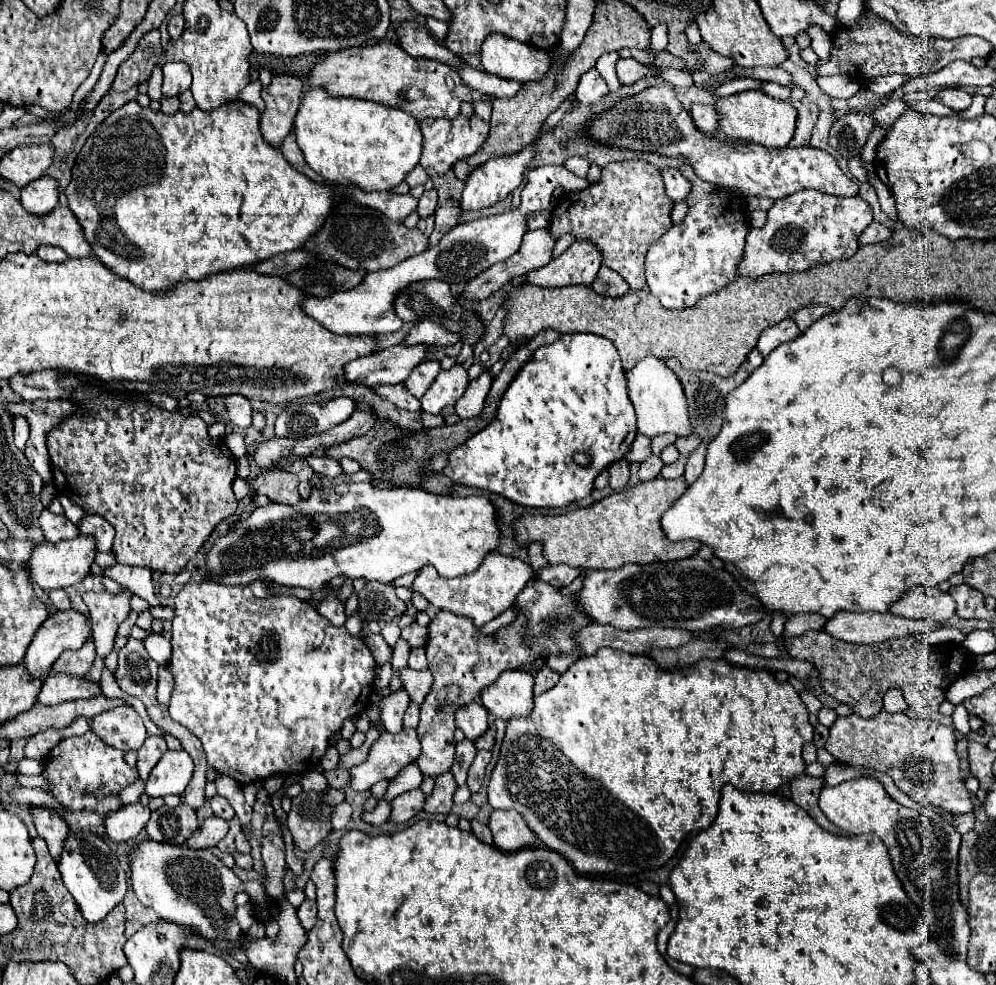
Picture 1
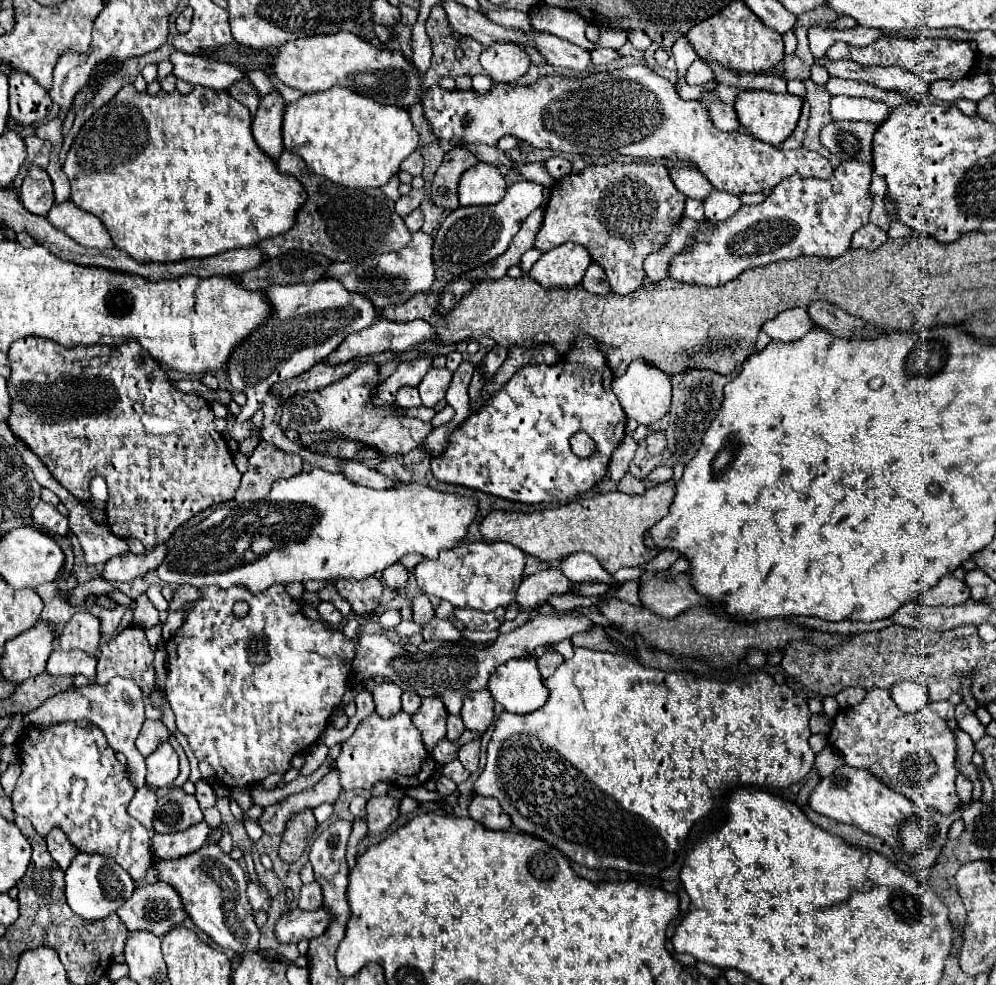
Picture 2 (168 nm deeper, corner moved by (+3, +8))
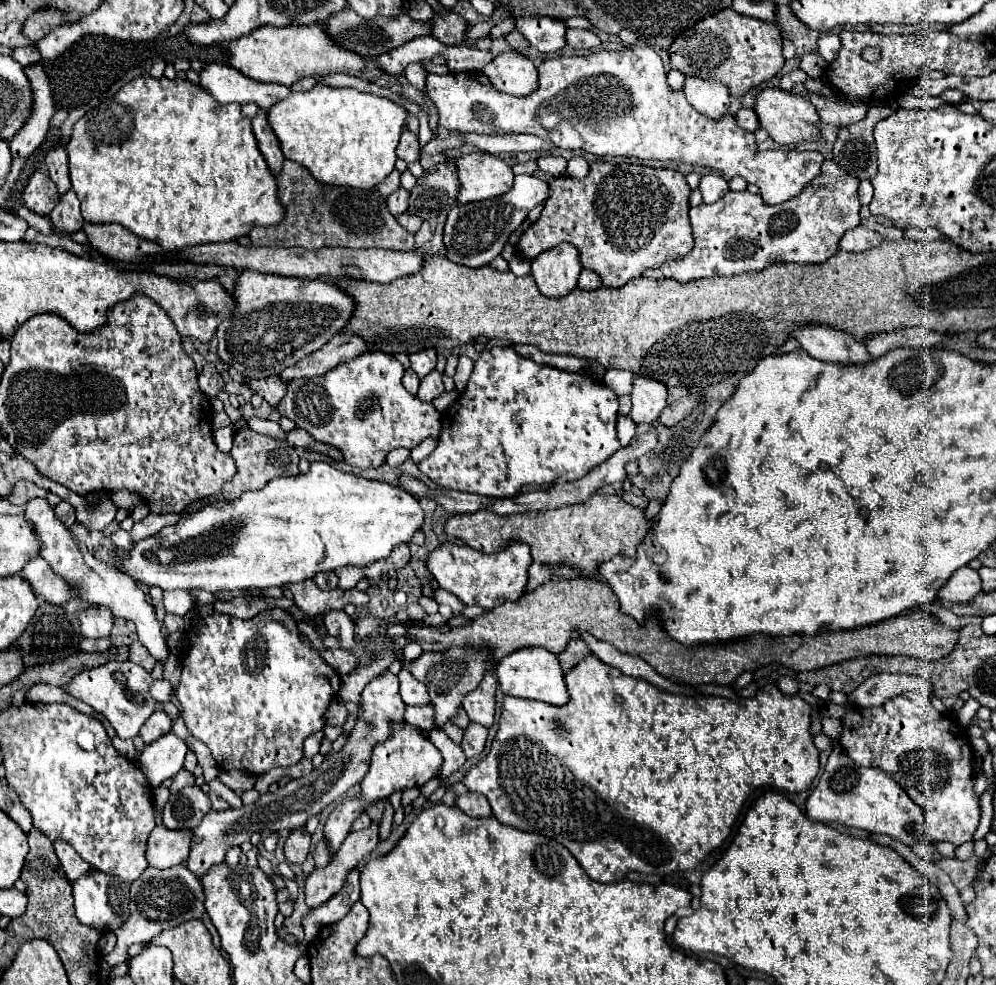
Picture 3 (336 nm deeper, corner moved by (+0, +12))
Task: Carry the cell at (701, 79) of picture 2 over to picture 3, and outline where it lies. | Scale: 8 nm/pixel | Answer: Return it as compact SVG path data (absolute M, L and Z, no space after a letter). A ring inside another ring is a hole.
M690 76L684 82L684 94L696 110L708 114L710 118L720 118L728 110L728 88L718 80L702 80L700 76Z

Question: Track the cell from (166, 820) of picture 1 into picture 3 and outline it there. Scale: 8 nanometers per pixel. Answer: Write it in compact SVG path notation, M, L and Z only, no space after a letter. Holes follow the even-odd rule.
M194 784L182 788L178 794L170 794L162 810L162 820L170 830L194 830L206 812L210 812L210 800Z

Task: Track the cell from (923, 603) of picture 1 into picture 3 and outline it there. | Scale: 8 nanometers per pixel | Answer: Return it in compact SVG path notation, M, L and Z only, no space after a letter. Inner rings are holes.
M968 566L958 568L950 580L938 590L938 600L944 602L954 602L954 604L964 604L970 602L978 592L980 592L980 576L976 570L970 570Z

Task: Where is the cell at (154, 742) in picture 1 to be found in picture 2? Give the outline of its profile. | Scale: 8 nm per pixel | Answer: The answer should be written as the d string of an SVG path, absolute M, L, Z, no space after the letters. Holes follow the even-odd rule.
M145 720L139 736L137 736L137 750L143 756L149 756L159 744L169 740L169 730L161 720Z

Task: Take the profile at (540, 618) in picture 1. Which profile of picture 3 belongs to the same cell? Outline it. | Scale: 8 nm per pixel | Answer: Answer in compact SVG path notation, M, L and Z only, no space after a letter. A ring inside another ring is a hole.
M424 704L424 706L406 706L406 714L404 720L412 726L422 728L424 732L430 732L436 728L436 720L434 720L434 706L432 704Z

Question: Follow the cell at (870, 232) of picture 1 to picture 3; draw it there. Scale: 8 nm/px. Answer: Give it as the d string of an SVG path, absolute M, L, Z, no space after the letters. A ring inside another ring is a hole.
M858 226L858 228L852 228L844 234L840 248L848 250L848 252L864 252L864 250L876 248L882 240L884 238L878 232L866 228L866 226Z

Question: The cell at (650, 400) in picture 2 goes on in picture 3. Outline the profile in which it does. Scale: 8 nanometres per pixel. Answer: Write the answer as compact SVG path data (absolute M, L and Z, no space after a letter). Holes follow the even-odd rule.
M634 374L630 396L632 396L630 418L638 424L654 422L654 420L658 420L660 412L668 404L666 402L668 400L668 386L658 380Z

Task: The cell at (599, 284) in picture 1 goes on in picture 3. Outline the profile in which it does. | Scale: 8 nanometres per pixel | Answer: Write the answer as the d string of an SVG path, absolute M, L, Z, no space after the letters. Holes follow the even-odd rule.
M586 268L580 272L578 288L582 288L582 290L594 290L594 288L600 288L600 286L602 286L602 278L596 272L586 270Z

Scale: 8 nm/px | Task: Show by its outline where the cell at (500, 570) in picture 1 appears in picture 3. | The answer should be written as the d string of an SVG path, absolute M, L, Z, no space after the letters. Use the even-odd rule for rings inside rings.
M510 540L506 550L500 552L478 552L466 544L442 542L436 550L428 554L426 568L430 576L438 582L440 588L456 594L468 606L480 606L484 610L492 610L502 606L504 602L516 602L526 588L528 580L528 566L532 564L528 544Z

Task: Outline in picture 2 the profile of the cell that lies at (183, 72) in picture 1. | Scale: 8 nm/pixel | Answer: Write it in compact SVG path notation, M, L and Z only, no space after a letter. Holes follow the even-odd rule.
M175 52L171 54L171 62L175 66L173 74L185 82L199 84L205 88L211 88L215 92L229 92L229 88L241 80L247 78L241 70L237 70L231 64L209 60L195 54L183 54Z

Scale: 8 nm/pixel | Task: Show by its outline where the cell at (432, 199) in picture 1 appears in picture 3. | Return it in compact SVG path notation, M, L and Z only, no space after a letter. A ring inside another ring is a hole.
M398 188L396 192L392 192L392 194L388 196L388 208L390 208L390 212L392 212L394 216L406 212L406 210L408 210L408 200L410 200L410 192L404 190L404 188Z

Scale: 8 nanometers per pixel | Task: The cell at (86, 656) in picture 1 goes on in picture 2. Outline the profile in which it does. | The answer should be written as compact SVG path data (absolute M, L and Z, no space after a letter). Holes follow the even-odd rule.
M77 612L65 624L59 636L59 646L61 650L83 650L89 654L97 654L99 638L99 618L89 612Z

